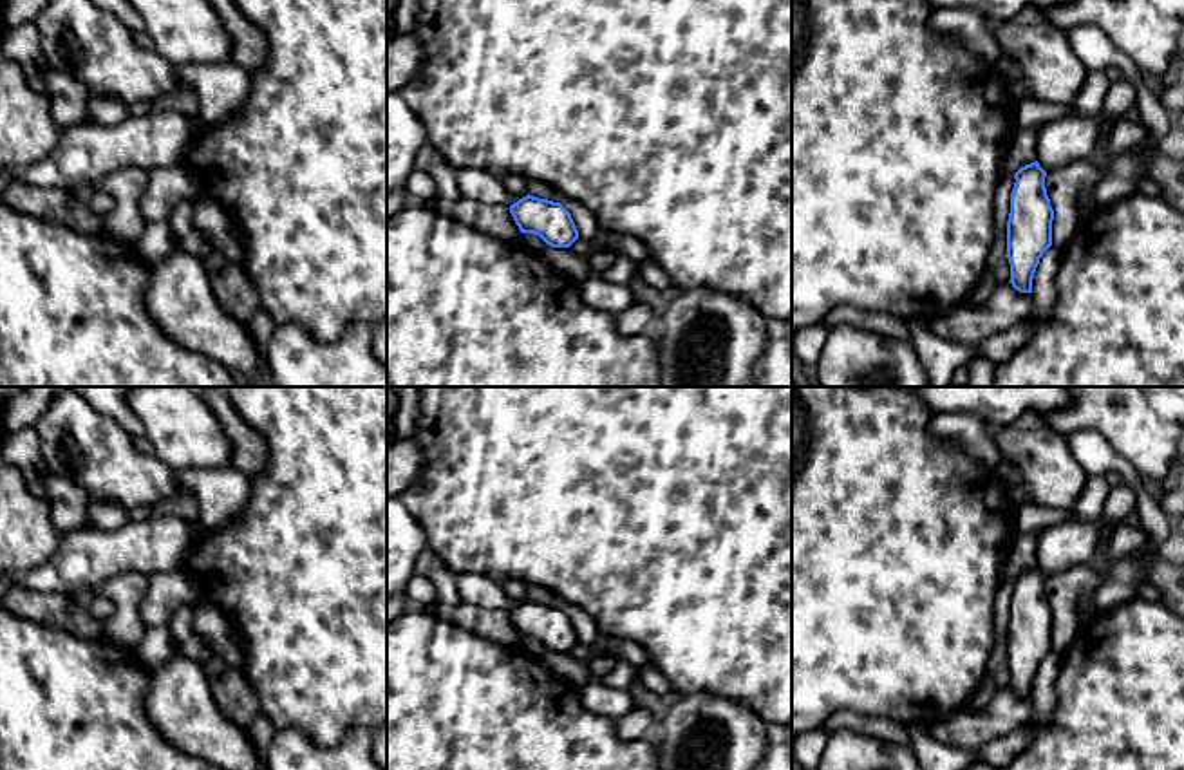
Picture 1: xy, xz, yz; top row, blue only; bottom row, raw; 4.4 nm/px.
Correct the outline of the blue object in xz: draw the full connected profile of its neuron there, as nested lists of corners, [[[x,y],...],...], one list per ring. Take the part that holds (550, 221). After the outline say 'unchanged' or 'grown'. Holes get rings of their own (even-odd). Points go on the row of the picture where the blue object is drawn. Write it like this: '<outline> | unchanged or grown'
[[[526,195],[510,206],[521,233],[539,235],[551,248],[569,248],[578,239],[571,213],[548,199]]] | unchanged

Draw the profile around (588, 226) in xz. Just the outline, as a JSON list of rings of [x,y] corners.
[[[564,195],[560,204],[571,213],[580,239],[593,240],[604,249],[616,249],[618,255],[627,257],[634,264],[649,260],[649,249],[642,240],[604,230],[582,202]]]

